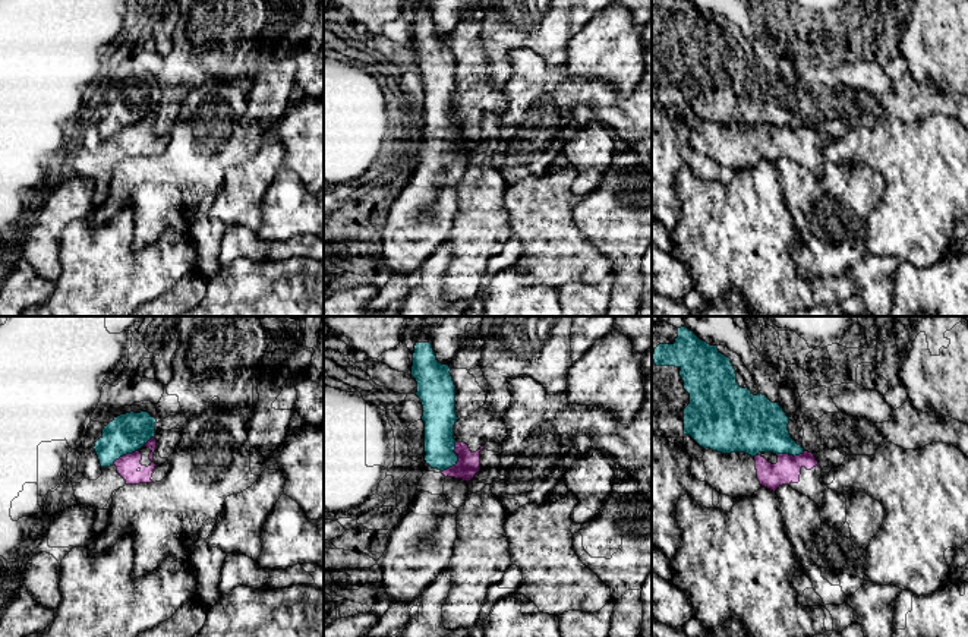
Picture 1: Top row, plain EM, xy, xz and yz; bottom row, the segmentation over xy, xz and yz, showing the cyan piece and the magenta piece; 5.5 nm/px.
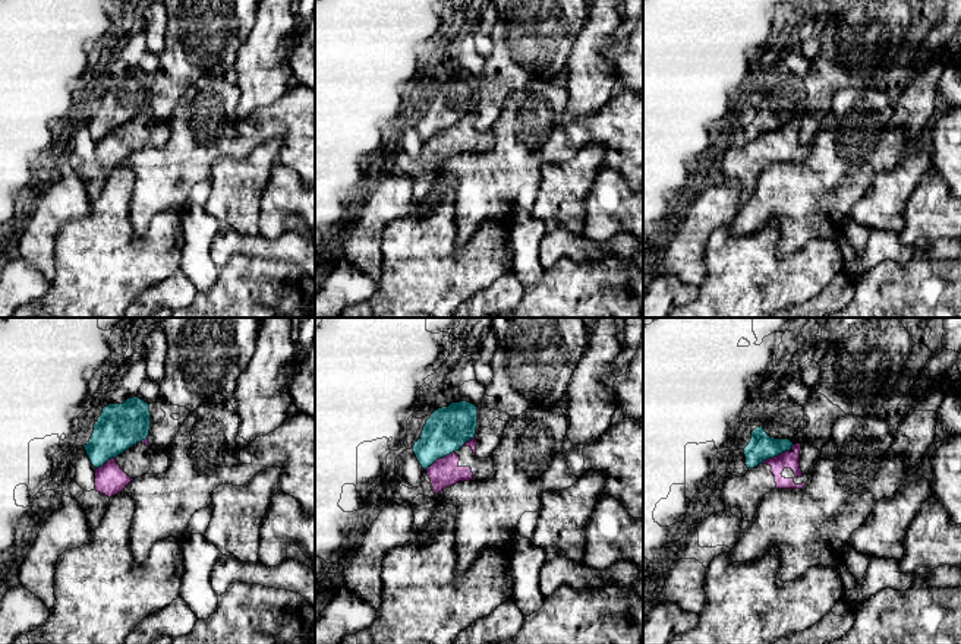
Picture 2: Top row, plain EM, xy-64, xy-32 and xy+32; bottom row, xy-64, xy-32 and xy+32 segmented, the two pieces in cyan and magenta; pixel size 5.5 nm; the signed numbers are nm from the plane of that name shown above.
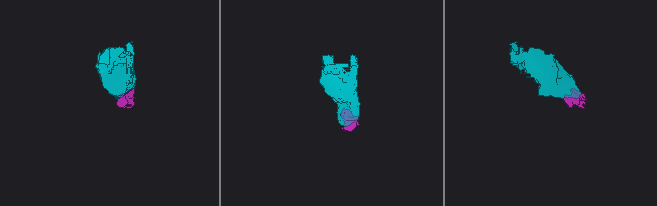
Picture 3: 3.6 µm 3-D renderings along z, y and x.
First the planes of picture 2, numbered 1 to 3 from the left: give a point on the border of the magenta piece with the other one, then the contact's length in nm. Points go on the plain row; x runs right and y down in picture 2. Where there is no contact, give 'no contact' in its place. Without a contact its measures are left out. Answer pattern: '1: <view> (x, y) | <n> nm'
1: xy-64 (106, 133) | 120 nm
2: xy-32 (440, 129) | 190 nm
3: xy+32 (778, 126) | 200 nm

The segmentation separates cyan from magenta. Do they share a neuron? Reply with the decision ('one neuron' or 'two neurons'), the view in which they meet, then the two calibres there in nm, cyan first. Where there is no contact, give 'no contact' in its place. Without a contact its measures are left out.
two neurons; meets cyan in xz; 170 nm thick on the cyan side, 130 nm on the other

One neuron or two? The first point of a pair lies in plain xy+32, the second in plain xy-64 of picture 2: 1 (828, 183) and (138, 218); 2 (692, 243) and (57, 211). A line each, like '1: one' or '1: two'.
1: one
2: one

